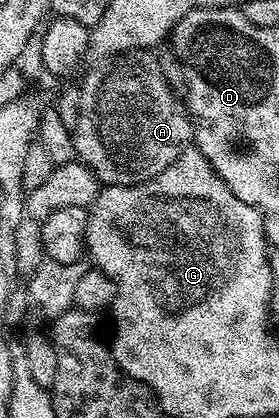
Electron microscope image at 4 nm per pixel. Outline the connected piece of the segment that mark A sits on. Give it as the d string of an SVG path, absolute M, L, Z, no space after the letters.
M135 49L132 53L119 53L93 65L96 66L85 75L79 86L82 111L78 111L78 123L72 135L77 158L94 171L101 186L137 185L154 179L154 175L166 171L166 167L170 167L170 163L174 163L174 159L193 144L194 121L185 102L170 91L155 52Z

